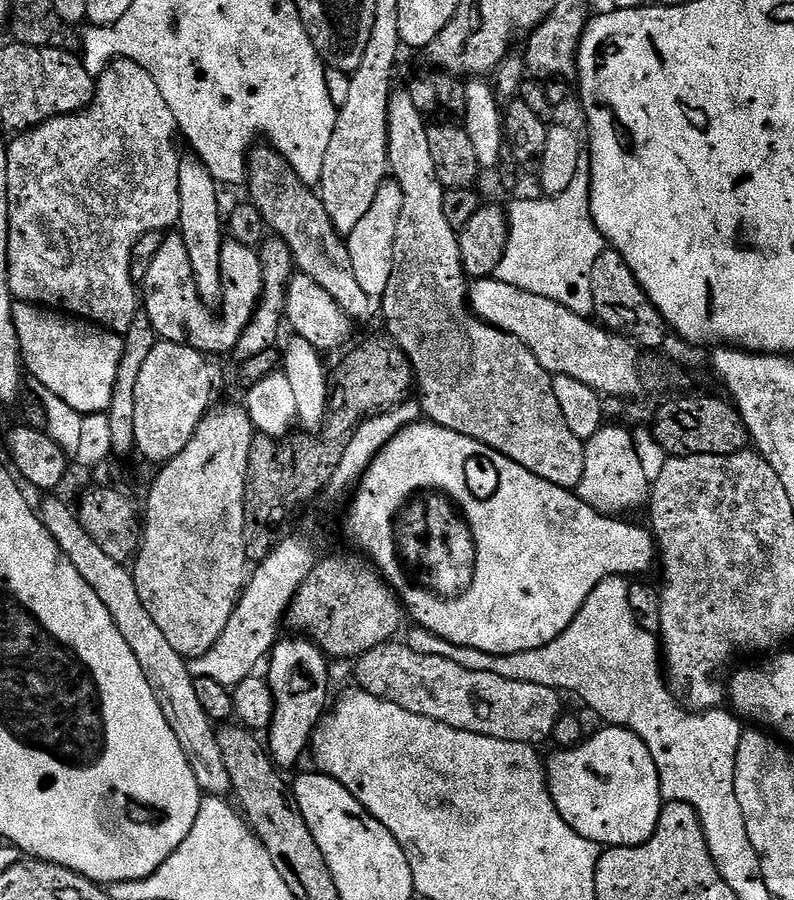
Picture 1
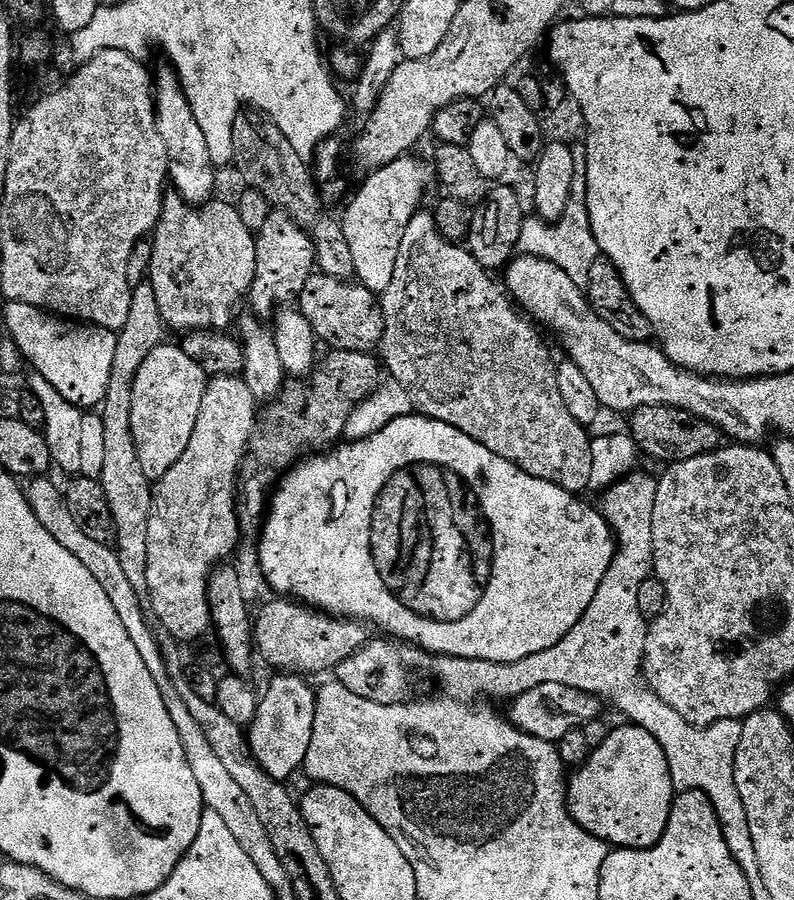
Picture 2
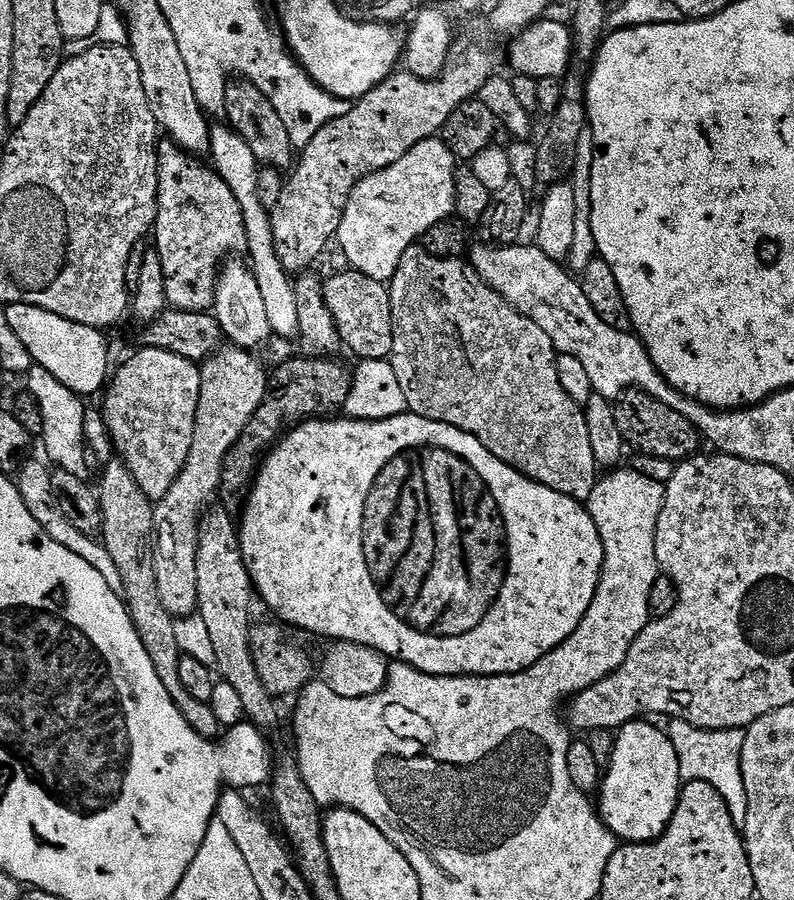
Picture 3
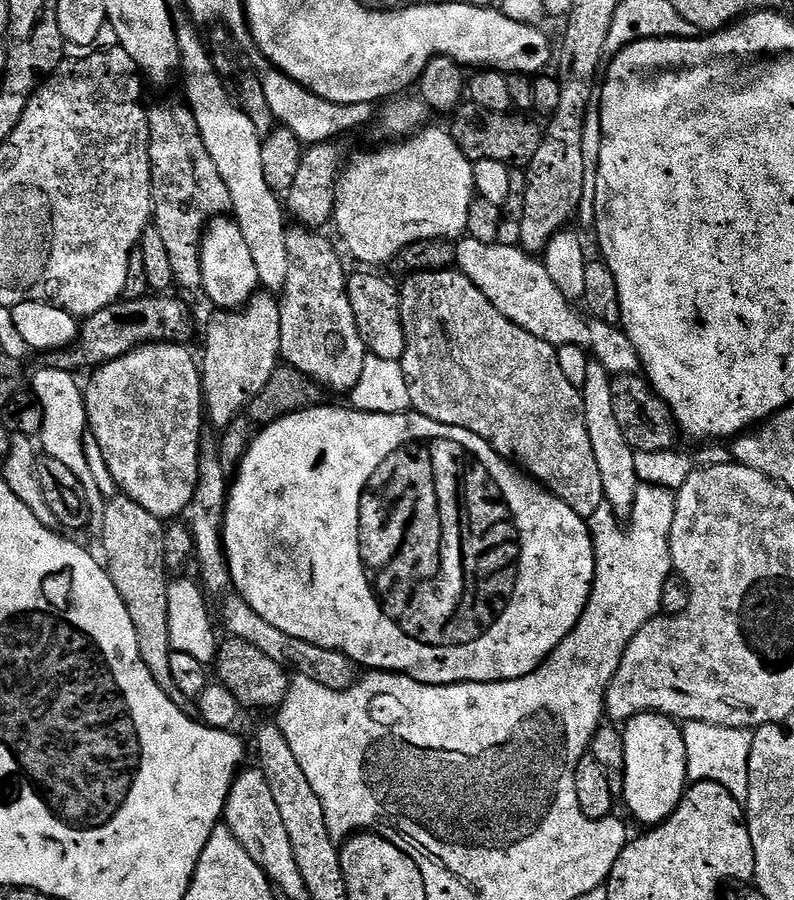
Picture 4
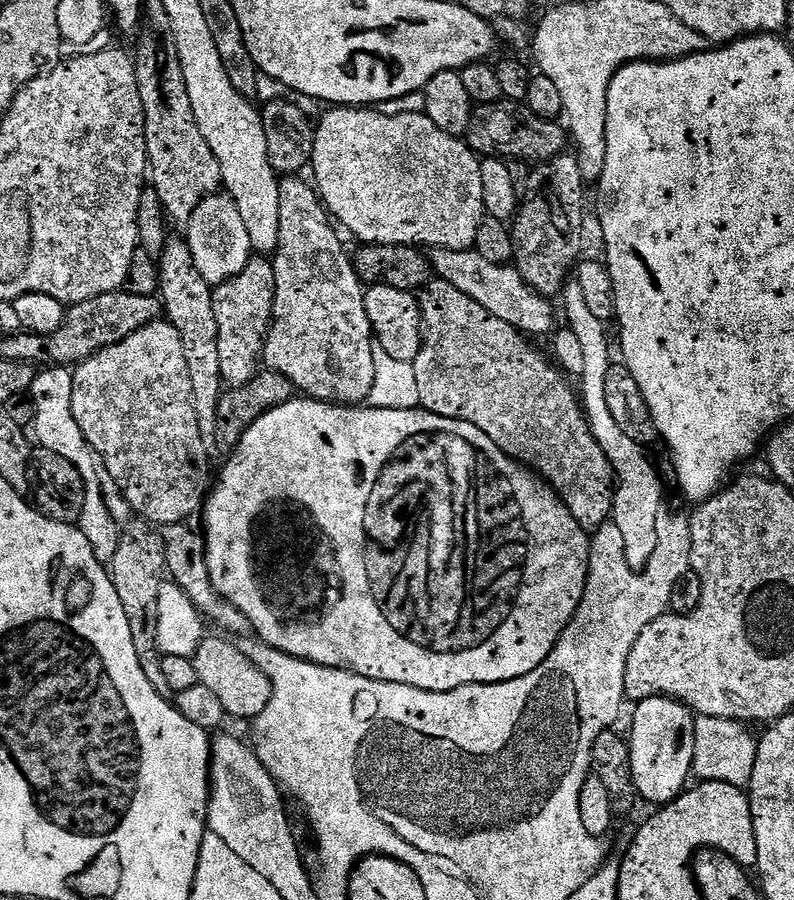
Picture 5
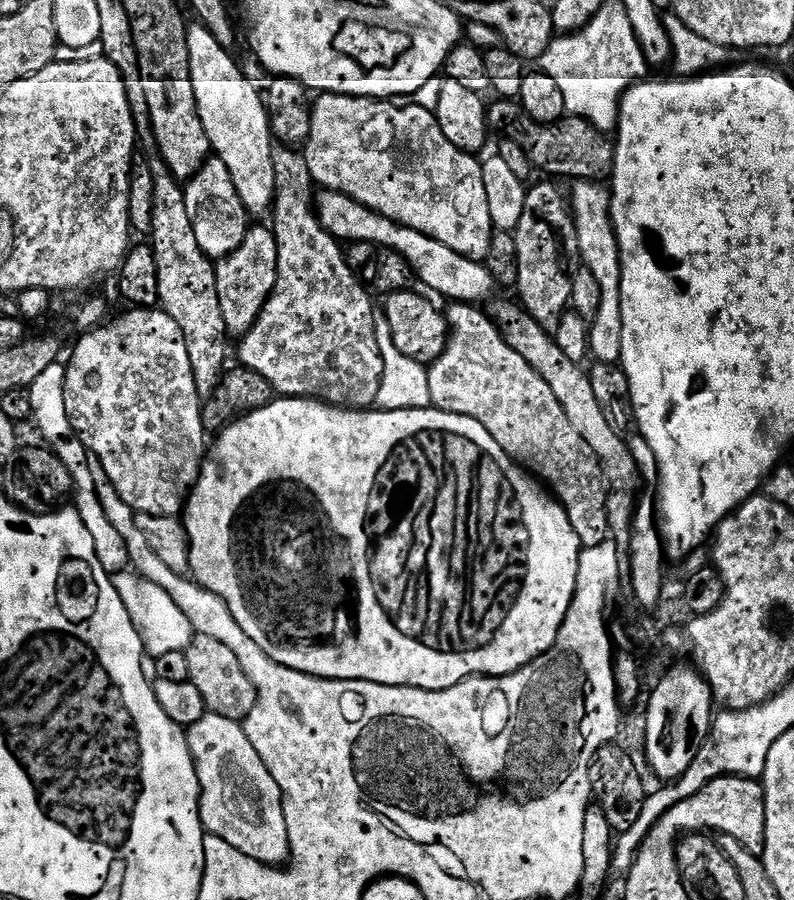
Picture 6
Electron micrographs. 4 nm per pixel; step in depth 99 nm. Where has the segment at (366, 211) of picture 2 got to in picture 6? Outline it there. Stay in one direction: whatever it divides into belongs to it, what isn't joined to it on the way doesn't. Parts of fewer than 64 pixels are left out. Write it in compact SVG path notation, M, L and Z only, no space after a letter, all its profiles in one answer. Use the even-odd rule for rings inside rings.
M333 92L317 95L311 101L311 106L310 134L302 145L302 151L312 179L321 189L330 192L341 192L352 198L354 202L374 210L379 216L385 216L404 228L418 230L418 234L426 234L430 238L434 238L434 242L442 242L442 246L450 246L450 250L454 250L466 258L483 261L487 257L494 229L490 222L490 206L486 203L486 182L482 182L483 163L471 152L459 152L454 146L454 142L450 142L450 138L446 138L446 134L442 134L442 126L438 126L435 111L414 103L410 103L405 108L400 108L396 102L389 102L384 98L343 96Z

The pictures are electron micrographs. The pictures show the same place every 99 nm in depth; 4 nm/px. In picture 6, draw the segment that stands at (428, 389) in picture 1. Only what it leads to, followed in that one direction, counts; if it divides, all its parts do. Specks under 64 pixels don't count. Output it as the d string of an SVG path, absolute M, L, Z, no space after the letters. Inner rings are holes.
M452 302L447 307L448 345L428 368L431 407L482 422L505 454L547 485L551 495L560 501L584 548L593 548L609 539L606 518L609 491L604 471L594 450L586 446L586 438L566 418L566 410L554 398L546 378L505 342L495 321L485 311L479 312L475 303Z

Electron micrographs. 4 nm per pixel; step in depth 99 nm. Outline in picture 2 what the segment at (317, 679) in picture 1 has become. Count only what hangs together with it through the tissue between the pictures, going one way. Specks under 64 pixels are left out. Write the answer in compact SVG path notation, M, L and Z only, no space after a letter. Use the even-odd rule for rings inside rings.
M276 674L269 682L268 689L260 696L258 714L254 722L247 729L248 745L252 751L252 757L266 770L271 780L281 782L291 781L291 776L296 771L304 768L304 760L310 750L310 738L314 738L314 718L316 717L316 693L315 687L311 688L309 681L303 676L295 674Z

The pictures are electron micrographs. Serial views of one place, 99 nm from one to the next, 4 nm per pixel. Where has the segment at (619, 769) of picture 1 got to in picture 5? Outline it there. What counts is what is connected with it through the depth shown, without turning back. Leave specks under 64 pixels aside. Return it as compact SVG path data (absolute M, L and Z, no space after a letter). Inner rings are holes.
M655 696L639 701L632 716L632 736L628 740L632 777L641 801L663 806L685 791L692 776L694 758L694 726L692 709L671 696Z

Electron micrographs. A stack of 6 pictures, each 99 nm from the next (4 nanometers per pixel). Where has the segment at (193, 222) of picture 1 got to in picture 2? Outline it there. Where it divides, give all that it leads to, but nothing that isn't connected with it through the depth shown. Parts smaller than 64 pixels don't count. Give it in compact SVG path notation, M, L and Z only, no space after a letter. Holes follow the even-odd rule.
M171 66L163 67L154 72L154 95L158 134L162 134L162 143L166 145L168 179L171 187L188 204L207 204L217 195L218 165L210 158L210 149L206 137L202 135L202 126L198 126L198 118L194 118L194 110L190 110L190 102L176 77L176 69Z

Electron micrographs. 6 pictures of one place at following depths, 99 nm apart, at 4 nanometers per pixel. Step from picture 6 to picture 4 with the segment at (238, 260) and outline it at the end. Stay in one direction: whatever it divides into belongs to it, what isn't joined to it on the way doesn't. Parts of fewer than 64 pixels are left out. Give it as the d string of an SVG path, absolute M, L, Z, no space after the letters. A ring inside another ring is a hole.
M267 290L257 291L256 295L248 299L248 303L239 310L220 310L215 313L217 316L213 318L208 324L208 333L204 336L204 360L202 356L202 367L200 369L200 381L204 387L204 411L206 413L206 420L209 425L212 424L217 430L228 428L232 421L237 416L243 413L244 409L248 407L258 393L262 390L262 386L266 386L266 382L270 382L270 374L274 374L274 370L281 363L282 357L280 354L280 347L282 346L282 314L280 313L280 301L273 293Z

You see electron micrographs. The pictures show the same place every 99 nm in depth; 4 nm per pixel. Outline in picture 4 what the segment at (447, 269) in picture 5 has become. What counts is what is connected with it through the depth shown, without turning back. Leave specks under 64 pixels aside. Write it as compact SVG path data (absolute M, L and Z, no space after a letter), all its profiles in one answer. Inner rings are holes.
M469 235L455 241L455 267L463 276L470 278L470 282L474 282L474 286L478 286L486 298L490 298L498 314L506 314L514 326L522 326L522 330L534 334L534 338L542 338L542 342L557 346L576 344L582 349L591 350L595 363L601 364L612 376L630 376L641 371L638 354L623 328L593 322L562 294L562 290L558 290L558 286L554 286L543 262L519 246L511 248L504 243L478 242Z

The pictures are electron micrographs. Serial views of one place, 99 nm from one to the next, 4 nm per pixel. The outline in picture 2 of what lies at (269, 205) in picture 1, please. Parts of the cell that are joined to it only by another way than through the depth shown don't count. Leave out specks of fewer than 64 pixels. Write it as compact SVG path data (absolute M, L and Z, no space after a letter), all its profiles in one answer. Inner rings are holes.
M242 110L238 114L238 118L234 118L232 158L234 168L240 171L241 178L245 180L243 183L247 187L258 190L258 194L262 194L272 203L273 209L284 212L312 239L312 244L316 247L317 269L330 278L351 281L355 277L356 271L354 270L354 258L350 254L350 244L346 242L343 223L337 217L335 220L324 209L324 204L320 201L320 192L316 189L318 181L309 161L304 160L294 151L294 146L290 146L286 134L282 134L282 130L278 130L276 123L266 113L255 110Z

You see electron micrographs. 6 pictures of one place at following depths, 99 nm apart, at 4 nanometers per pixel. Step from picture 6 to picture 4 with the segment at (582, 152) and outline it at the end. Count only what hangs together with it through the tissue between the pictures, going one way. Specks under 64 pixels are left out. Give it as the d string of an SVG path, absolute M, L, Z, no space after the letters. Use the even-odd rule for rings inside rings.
M471 102L461 103L451 113L450 131L458 150L470 161L493 160L509 166L527 166L534 158L542 139L541 125L528 120L527 115L512 112L491 112Z

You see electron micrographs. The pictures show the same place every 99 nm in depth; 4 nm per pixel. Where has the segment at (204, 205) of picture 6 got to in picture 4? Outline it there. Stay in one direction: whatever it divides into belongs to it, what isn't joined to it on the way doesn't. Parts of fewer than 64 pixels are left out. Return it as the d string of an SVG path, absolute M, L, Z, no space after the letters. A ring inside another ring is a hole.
M231 215L215 216L204 229L204 241L200 244L202 258L202 292L208 295L208 300L220 310L239 310L248 303L248 299L256 295L260 288L258 270L254 266L254 257L246 246L246 238L242 238L242 230L236 225Z

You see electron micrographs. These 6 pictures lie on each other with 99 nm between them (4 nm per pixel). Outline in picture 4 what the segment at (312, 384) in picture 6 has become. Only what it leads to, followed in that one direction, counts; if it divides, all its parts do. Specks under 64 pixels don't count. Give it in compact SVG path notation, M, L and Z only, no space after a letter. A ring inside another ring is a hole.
M303 226L288 229L286 250L290 270L286 274L284 291L279 297L282 314L280 354L287 367L306 374L321 389L328 391L329 388L332 392L348 394L358 378L362 378L366 349L350 306L344 264L335 246L320 235L324 234Z

